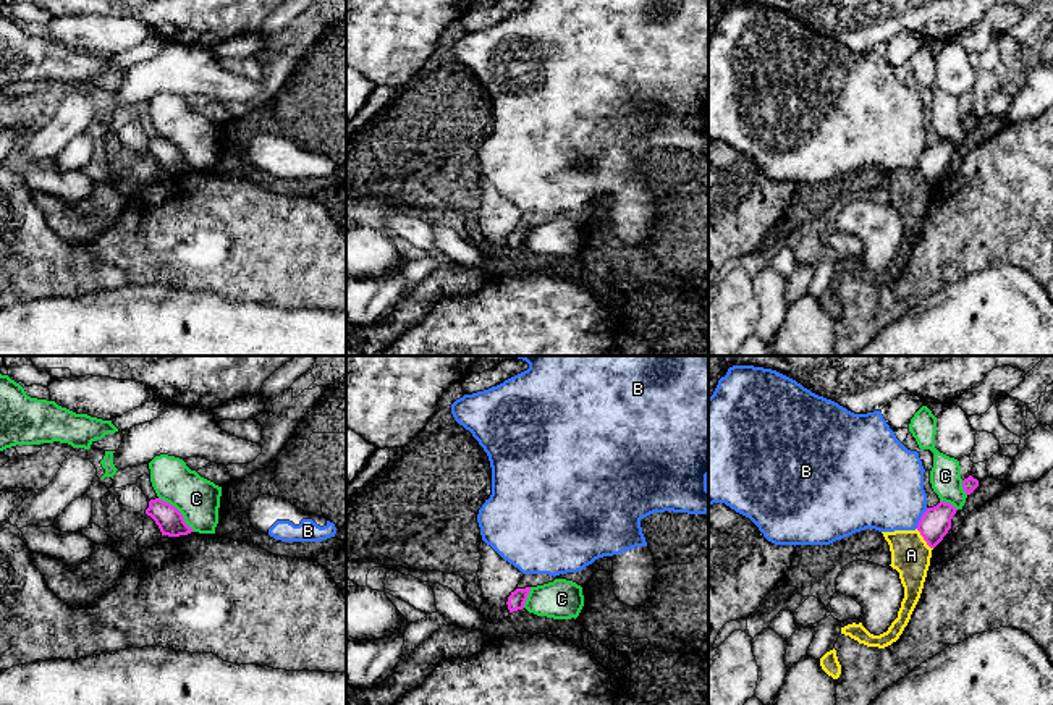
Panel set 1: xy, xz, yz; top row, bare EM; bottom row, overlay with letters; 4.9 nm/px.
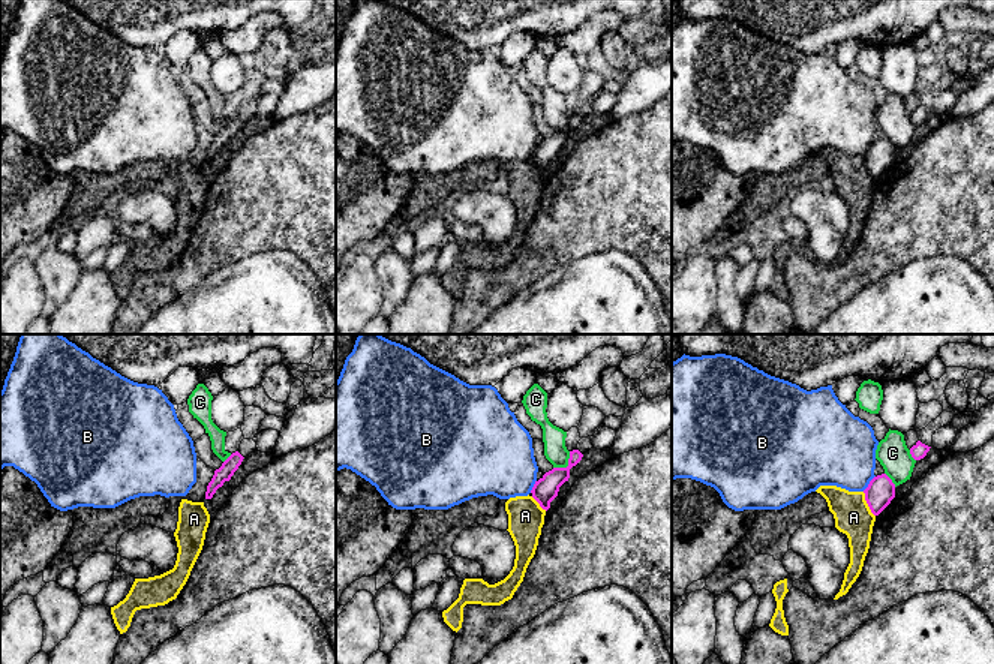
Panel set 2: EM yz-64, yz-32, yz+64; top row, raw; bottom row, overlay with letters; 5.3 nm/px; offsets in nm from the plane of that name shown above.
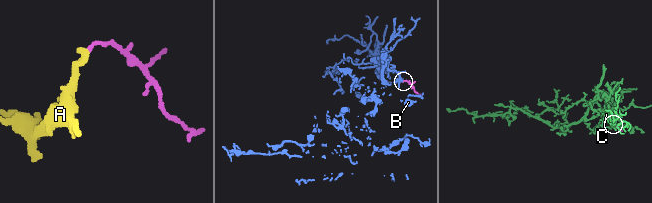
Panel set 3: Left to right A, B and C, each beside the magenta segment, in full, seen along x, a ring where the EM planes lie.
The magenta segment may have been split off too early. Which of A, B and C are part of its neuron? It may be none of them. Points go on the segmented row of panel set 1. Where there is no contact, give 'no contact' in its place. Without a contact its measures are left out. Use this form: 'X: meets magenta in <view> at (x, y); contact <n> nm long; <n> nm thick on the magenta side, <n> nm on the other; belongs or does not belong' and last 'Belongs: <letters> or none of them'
A: meets magenta in yz at (924, 539); contact 130 nm long; 150 nm thick on the magenta side, 190 nm on the other; does not belong
B: meets magenta in yz at (921, 518); contact 120 nm long; 150 nm thick on the magenta side, 420 nm on the other; does not belong
C: meets magenta in xy at (178, 511); contact 260 nm long; 140 nm thick on the magenta side, 220 nm on the other; does not belong
Belongs: none of them

